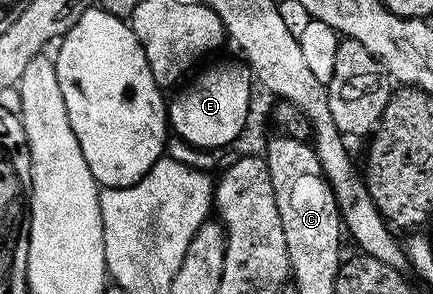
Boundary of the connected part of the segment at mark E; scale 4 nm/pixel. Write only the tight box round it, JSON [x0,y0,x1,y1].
[167,60,253,150]

